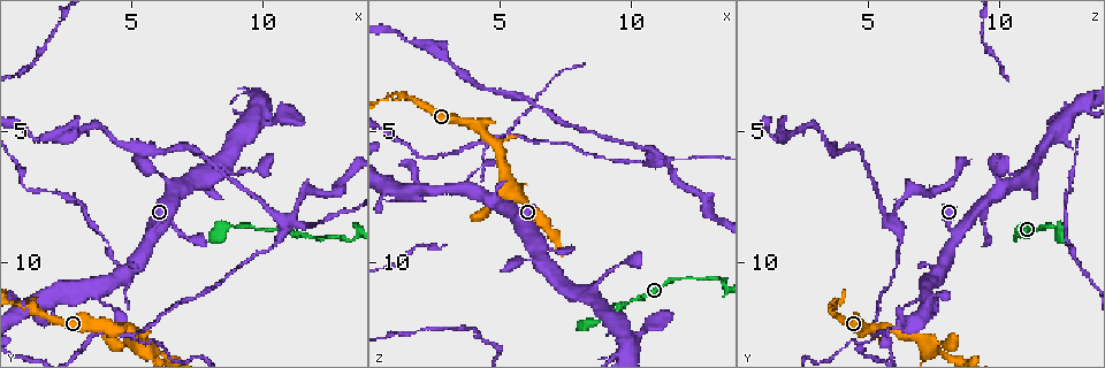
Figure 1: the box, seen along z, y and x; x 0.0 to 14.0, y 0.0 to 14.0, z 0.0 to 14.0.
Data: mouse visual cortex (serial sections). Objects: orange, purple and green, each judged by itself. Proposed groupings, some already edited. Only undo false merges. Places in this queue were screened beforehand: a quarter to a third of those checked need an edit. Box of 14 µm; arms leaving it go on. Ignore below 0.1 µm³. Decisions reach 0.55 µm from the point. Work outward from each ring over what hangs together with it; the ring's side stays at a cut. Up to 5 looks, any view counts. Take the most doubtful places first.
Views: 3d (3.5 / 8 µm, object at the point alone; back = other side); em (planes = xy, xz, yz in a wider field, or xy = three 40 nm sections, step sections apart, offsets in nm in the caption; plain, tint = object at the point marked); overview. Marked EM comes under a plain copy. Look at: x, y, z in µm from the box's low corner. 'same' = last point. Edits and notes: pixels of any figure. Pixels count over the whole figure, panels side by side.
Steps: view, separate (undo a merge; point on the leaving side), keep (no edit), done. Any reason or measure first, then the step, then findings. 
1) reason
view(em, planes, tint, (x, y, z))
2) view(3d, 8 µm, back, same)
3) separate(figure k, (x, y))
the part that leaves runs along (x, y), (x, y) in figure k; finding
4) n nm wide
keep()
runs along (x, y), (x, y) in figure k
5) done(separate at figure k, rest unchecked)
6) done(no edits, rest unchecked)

small branch off a trunk
view(3d, 3.5 µm, (3.7, 11.0, 7.2))

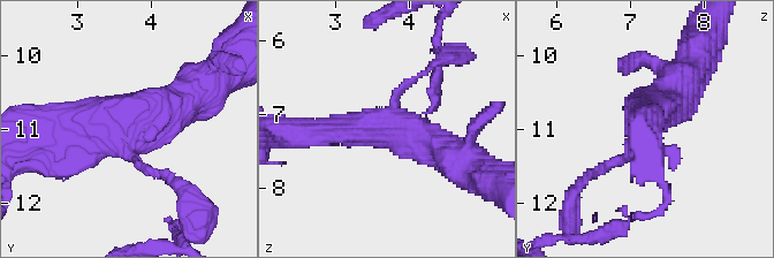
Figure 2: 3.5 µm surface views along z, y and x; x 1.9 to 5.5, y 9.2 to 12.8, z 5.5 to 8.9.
now the EM
view(em, xy, step 3, tint, (3.65, 11.00, 7.15))

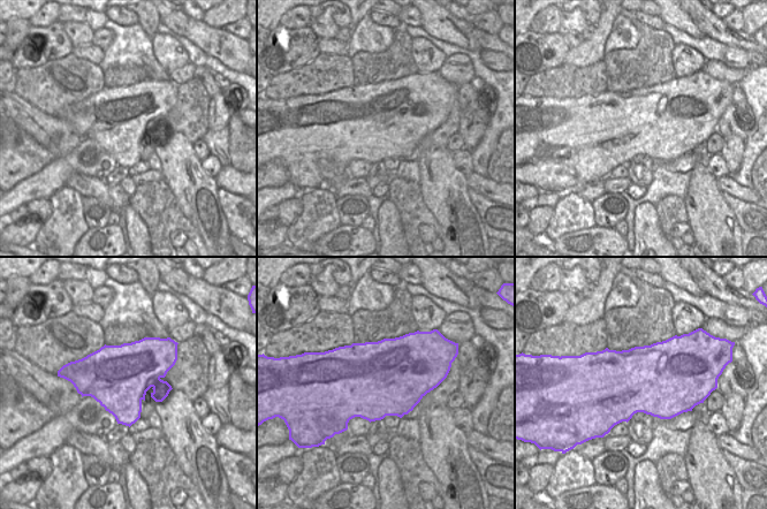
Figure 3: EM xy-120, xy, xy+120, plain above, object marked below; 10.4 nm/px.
keep()
one cell here

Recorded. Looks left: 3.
sharp bend
view(3d, 8 µm, (13.3, 9.1, 10.7))

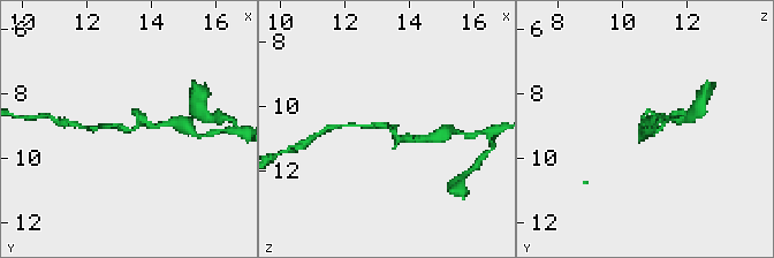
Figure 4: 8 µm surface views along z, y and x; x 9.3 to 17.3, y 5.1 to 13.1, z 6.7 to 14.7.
closer look
view(3d, 3.5 µm, (13.4, 9.2, 10.6))

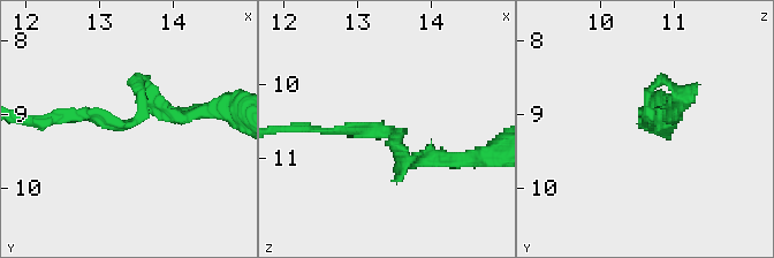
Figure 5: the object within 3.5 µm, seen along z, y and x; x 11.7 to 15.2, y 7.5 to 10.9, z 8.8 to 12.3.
arms of 100, 150 nm; need the tissue
view(em, xy, step 1, tint, (13.30, 9.15, 10.65))

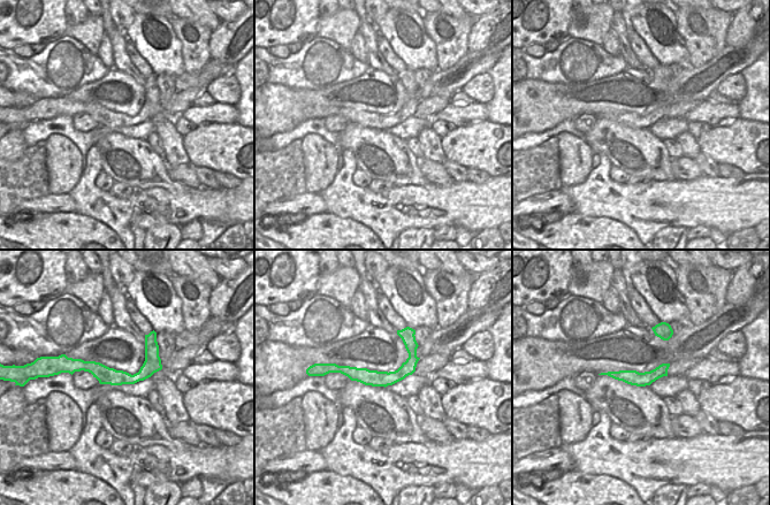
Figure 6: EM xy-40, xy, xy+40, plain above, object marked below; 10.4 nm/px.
keep()
runs along (414, 345), (393, 377), (335, 367) in figure 6; all the same cell

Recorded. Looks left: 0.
done(no edits, rest unchecked)

